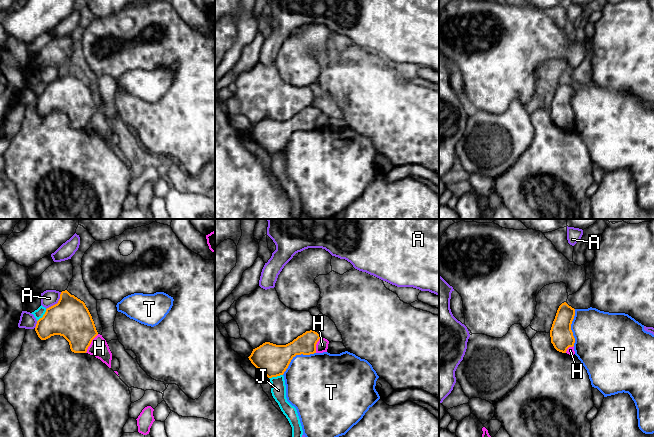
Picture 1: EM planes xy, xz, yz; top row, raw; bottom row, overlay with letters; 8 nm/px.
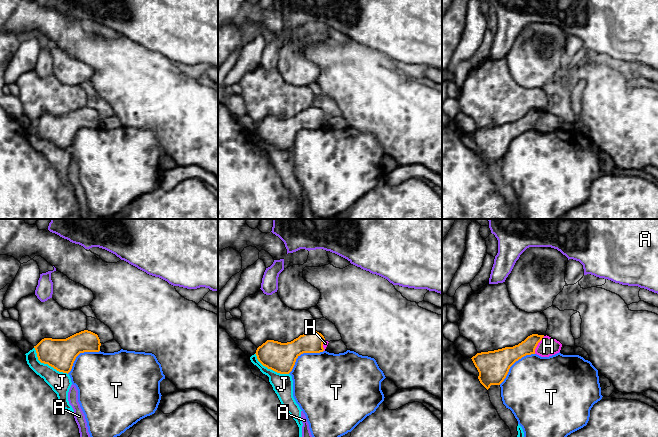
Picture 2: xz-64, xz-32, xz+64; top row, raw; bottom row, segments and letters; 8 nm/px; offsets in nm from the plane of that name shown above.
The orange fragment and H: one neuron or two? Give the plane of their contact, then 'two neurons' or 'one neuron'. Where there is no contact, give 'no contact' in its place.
meets orange in xy; two neurons

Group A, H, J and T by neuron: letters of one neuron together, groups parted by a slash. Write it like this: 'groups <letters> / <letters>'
groups A / H / J / T

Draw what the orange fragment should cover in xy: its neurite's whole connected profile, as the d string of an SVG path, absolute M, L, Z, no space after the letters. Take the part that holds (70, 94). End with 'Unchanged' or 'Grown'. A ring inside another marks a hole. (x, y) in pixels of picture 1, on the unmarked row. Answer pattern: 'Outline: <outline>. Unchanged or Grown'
Outline: M67 66L61 68L57 80L46 85L37 97L35 107L41 116L54 111L63 112L74 129L86 129L98 111L85 79Z. Unchanged

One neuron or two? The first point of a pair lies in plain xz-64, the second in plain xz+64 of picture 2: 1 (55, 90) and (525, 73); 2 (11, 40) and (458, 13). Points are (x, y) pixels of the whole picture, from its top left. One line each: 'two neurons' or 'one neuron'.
1: two neurons
2: one neuron

